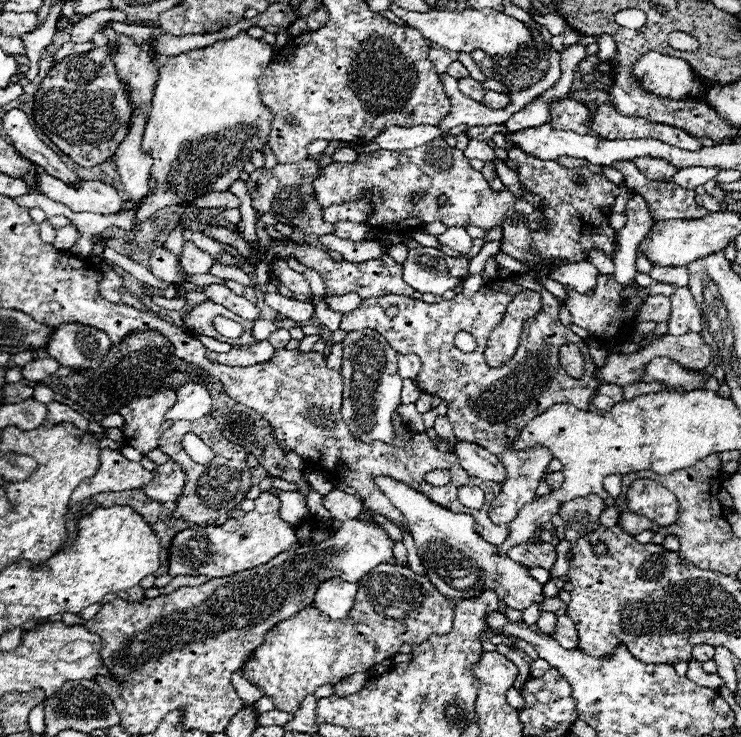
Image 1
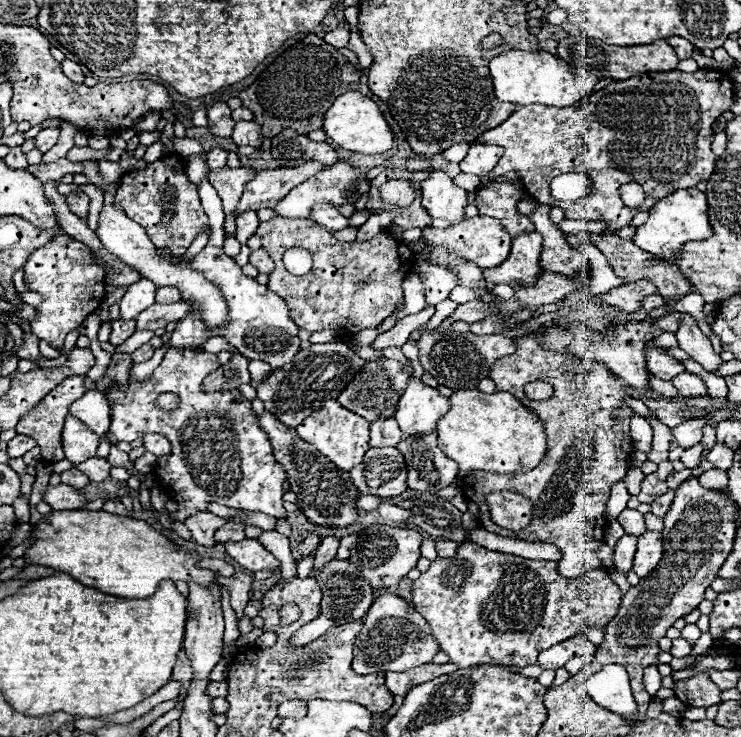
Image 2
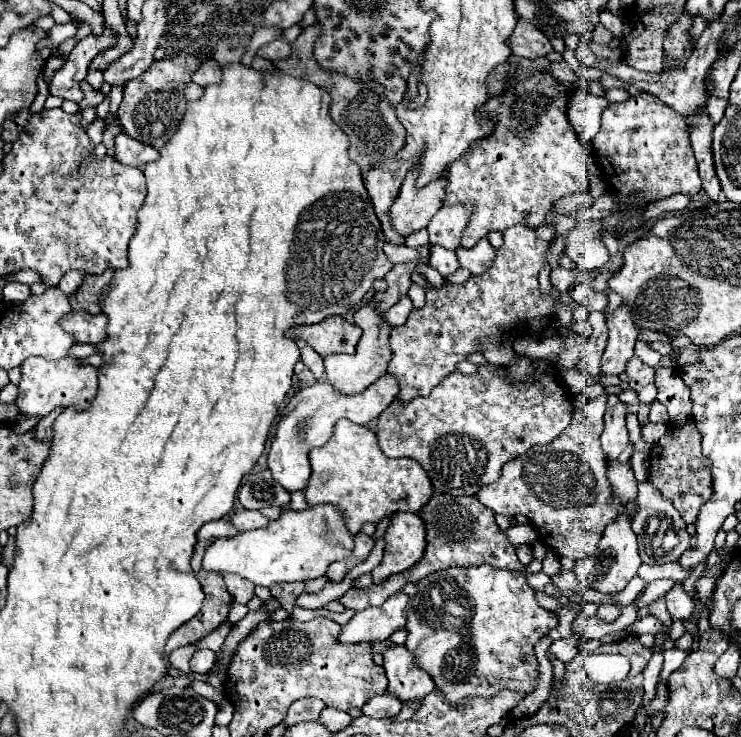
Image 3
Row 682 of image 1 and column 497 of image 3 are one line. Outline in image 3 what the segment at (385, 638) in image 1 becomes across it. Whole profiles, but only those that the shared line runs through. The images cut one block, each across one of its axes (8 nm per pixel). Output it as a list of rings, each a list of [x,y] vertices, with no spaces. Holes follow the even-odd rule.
[[[510,226],[504,232],[504,246],[496,250],[494,266],[490,266],[482,276],[472,276],[466,284],[446,284],[442,288],[430,288],[426,292],[426,306],[422,310],[412,310],[408,322],[398,326],[390,334],[392,360],[388,364],[388,374],[394,374],[400,384],[398,400],[410,402],[416,396],[428,396],[436,384],[440,384],[450,372],[456,370],[456,364],[466,358],[470,352],[478,352],[474,344],[480,336],[502,336],[506,326],[517,327],[532,318],[552,318],[554,298],[544,296],[538,290],[538,272],[546,266],[546,250],[550,244],[538,240],[536,230],[528,226]]]

